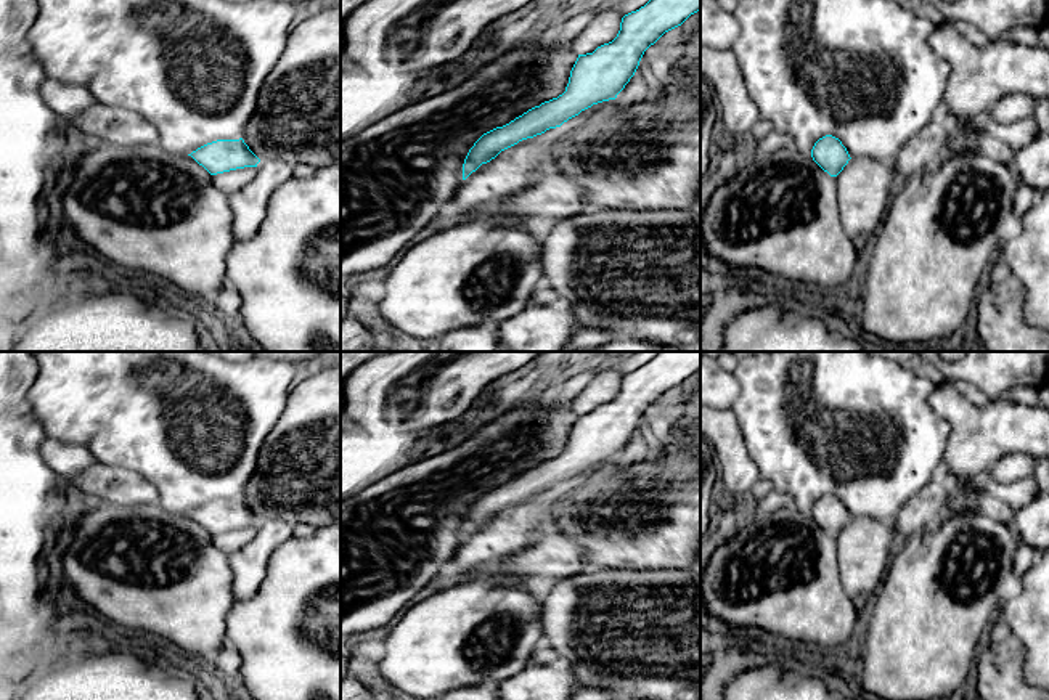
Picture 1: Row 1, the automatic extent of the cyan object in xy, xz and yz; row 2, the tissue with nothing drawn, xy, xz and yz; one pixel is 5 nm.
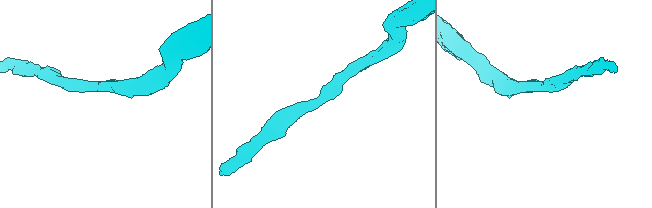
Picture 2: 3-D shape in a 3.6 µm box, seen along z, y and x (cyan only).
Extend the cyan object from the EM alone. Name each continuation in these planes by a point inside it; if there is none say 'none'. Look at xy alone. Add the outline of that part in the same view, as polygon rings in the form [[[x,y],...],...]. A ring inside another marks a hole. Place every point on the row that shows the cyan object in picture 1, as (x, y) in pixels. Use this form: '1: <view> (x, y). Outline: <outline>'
none

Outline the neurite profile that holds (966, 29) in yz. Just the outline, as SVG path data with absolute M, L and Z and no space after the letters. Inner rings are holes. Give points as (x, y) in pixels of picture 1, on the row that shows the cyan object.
M951 21L953 27L964 35L965 39L969 39L972 43L983 47L986 42L990 42L986 39L985 34L982 34L975 26L972 26L970 22L962 22L962 21Z

